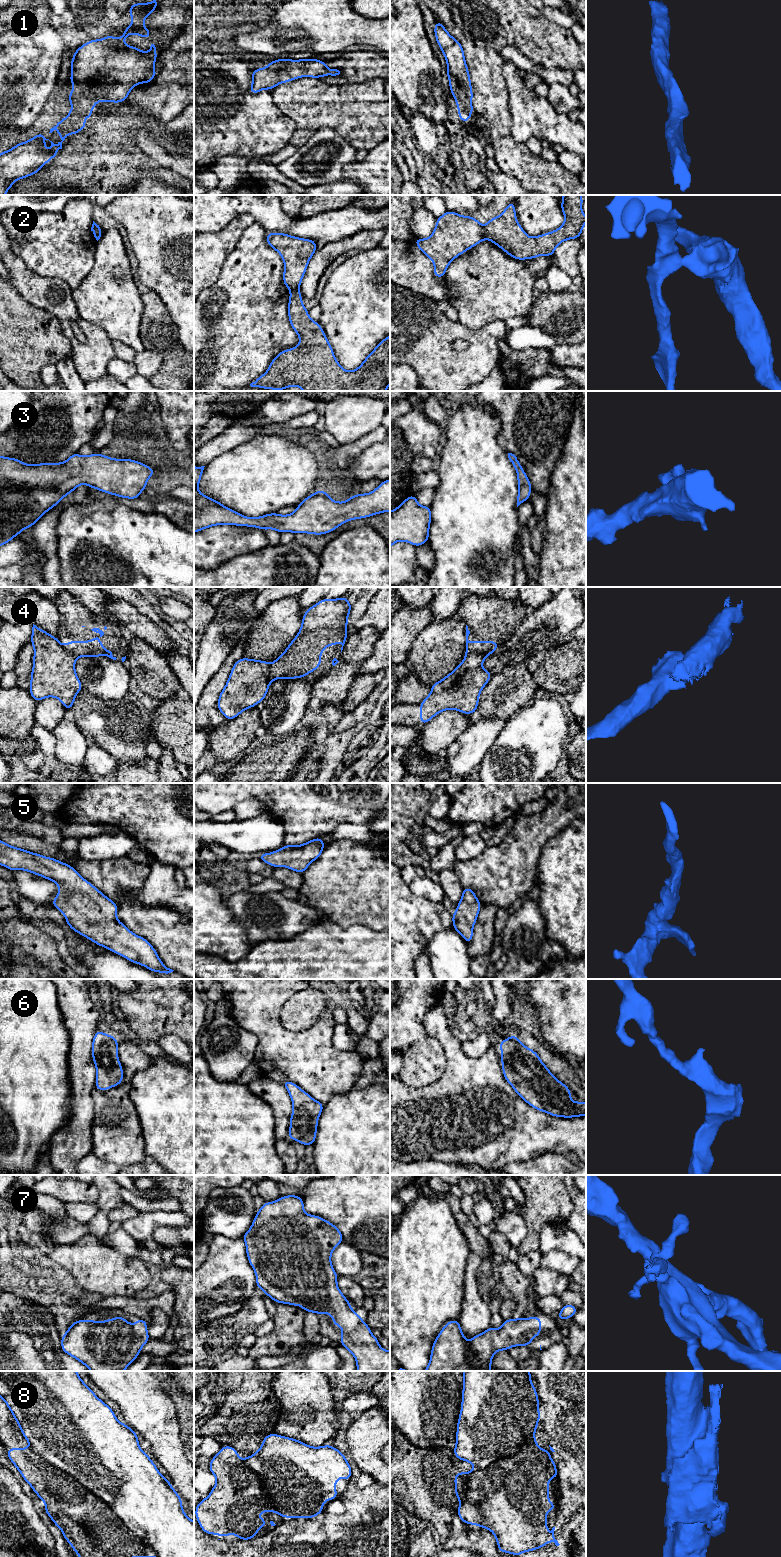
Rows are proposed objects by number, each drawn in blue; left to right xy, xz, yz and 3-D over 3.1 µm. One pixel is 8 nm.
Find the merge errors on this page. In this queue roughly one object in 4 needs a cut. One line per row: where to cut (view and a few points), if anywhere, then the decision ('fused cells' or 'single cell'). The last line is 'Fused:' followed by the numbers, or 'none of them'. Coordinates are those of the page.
1: no cut; single cell
2: cut in yz along (483, 227), (485, 237); fused cells
3: no cut; single cell
4: cut in yz along (466, 650), (472, 653), (490, 653); fused cells
5: no cut; single cell
6: no cut; single cell
7: no cut; single cell
8: cut in xy along (30, 1447), (56, 1467), (63, 1462), (157, 1556); fused cells
Fused: 2, 4, 8

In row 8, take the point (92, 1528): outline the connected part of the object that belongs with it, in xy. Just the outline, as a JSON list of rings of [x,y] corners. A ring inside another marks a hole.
[[[30,1448],[6,1449],[9,1460],[37,1496],[45,1502],[45,1512],[63,1532],[78,1557],[157,1557],[145,1540],[132,1532],[121,1518],[81,1480],[71,1475],[63,1462],[56,1468]]]

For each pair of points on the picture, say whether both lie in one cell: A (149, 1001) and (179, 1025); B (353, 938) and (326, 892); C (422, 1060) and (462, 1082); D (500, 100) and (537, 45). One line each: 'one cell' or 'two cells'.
A: one cell
B: two cells
C: two cells
D: one cell

